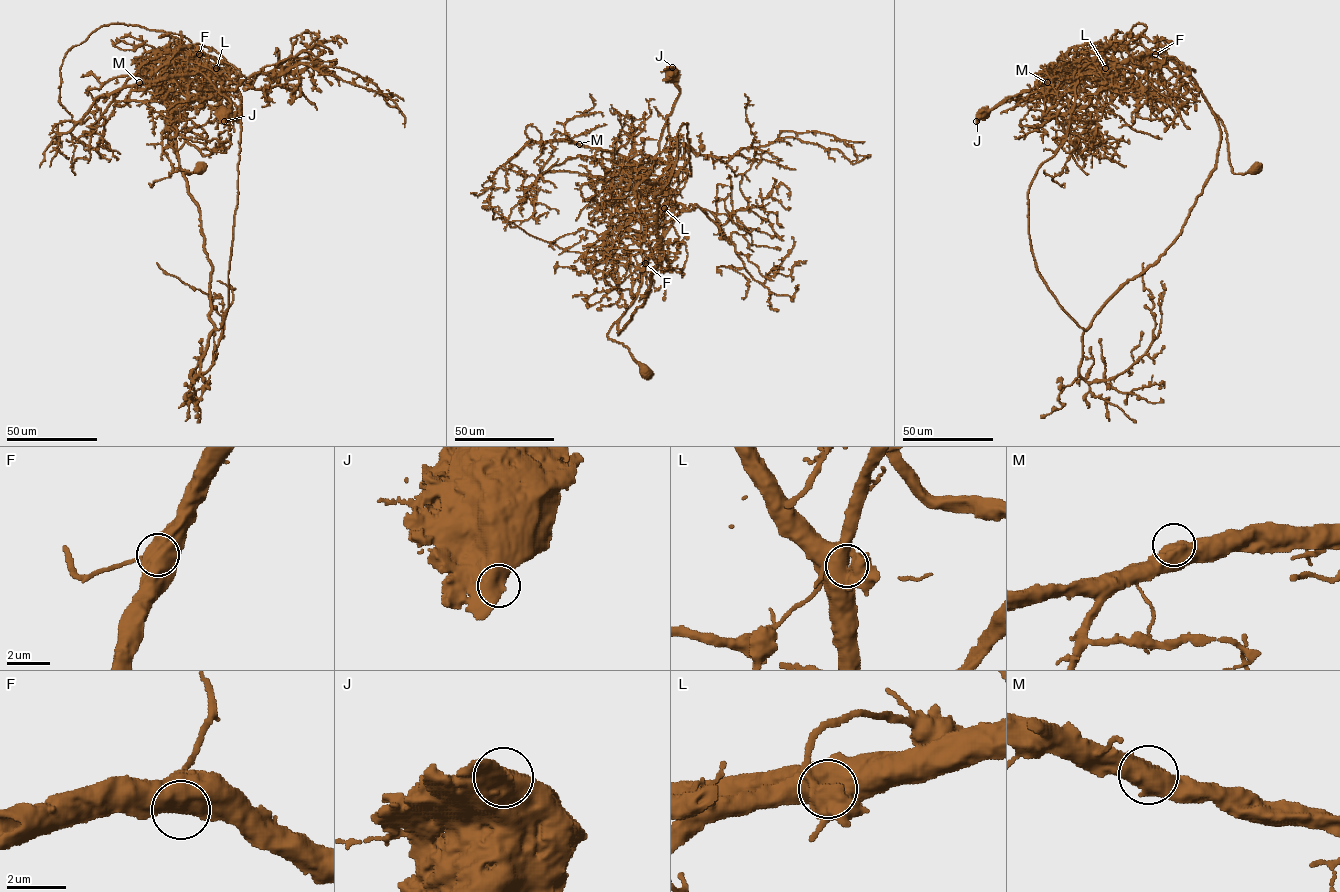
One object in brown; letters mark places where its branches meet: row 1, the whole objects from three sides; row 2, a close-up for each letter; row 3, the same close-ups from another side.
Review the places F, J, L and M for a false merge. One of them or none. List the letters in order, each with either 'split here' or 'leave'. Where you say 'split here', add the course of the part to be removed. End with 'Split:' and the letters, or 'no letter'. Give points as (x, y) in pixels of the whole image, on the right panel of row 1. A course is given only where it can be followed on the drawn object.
F: leave
J: leave
L: split here; course (1105, 68), (1065, 83), (1066, 140), (1028, 196), (1036, 269), (1085, 330), (1087, 381), (1152, 340), (1143, 263)
M: leave
Split: L

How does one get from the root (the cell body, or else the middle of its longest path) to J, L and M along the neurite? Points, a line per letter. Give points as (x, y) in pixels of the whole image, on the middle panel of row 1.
J: (642, 372), (607, 334), (636, 296), (663, 232), (662, 207), (640, 162), (658, 153), (679, 94), (672, 67)
L: (642, 372), (630, 350), (609, 339), (607, 334), (636, 296), (646, 261), (663, 232), (664, 208)
M: (642, 372), (630, 350), (607, 334), (636, 296), (646, 261), (663, 232), (662, 207), (638, 165), (579, 144)

